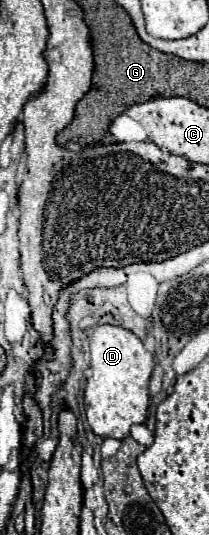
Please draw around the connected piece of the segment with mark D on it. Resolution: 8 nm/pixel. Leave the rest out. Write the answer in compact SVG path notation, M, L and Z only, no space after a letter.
M96 326L90 338L90 378L84 392L86 418L92 432L100 438L124 440L134 424L144 424L148 418L150 394L148 380L154 368L154 354L148 352L142 340L120 326Z

